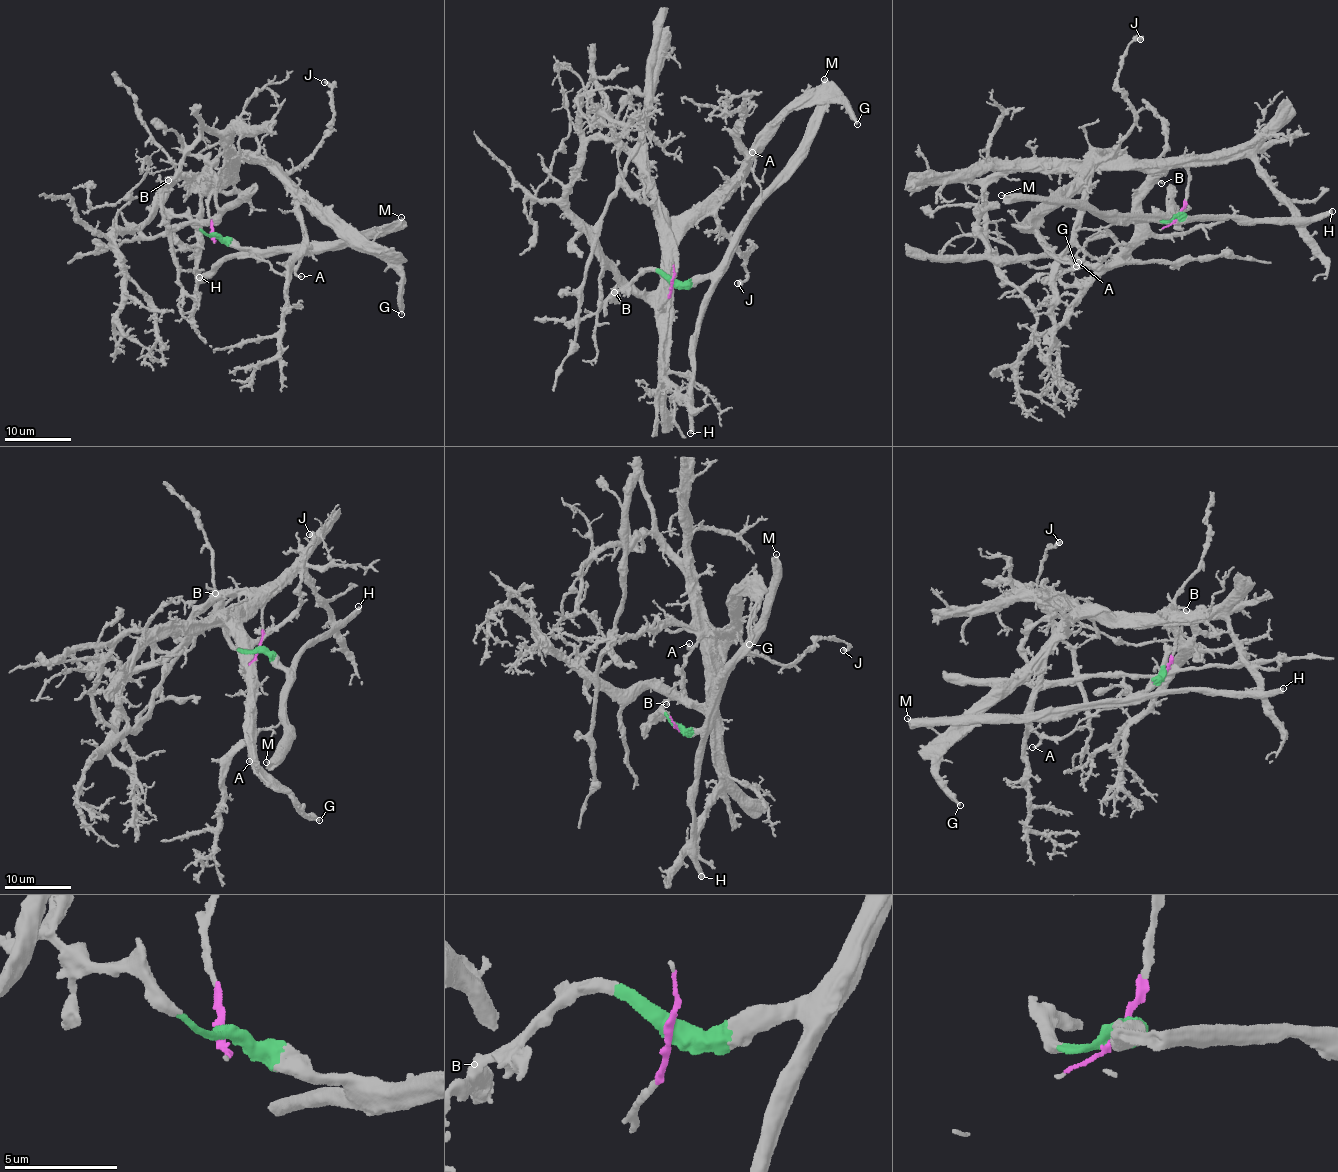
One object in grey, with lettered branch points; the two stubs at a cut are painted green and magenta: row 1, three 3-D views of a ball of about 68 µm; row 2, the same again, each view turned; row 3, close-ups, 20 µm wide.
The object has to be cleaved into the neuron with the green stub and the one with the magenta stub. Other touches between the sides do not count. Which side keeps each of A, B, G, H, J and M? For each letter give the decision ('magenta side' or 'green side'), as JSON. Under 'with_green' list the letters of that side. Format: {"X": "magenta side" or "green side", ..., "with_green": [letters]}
{"A": "magenta side", "B": "magenta side", "G": "magenta side", "H": "green side", "J": "magenta side", "M": "green side", "with_green": ["H", "M"]}

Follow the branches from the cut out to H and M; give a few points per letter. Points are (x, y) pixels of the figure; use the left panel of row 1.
H: (212, 235), (231, 238), (249, 250), (247, 255), (236, 253), (217, 264), (205, 282), (200, 283), (199, 277)
M: (212, 235), (230, 238), (241, 246), (260, 253), (272, 247), (289, 249), (358, 233), (398, 222), (401, 217)

